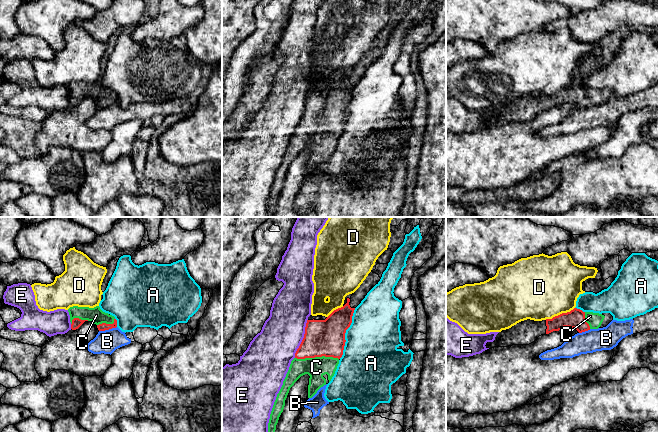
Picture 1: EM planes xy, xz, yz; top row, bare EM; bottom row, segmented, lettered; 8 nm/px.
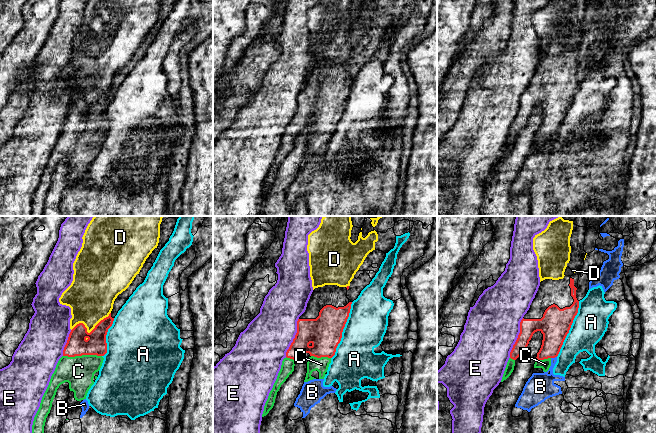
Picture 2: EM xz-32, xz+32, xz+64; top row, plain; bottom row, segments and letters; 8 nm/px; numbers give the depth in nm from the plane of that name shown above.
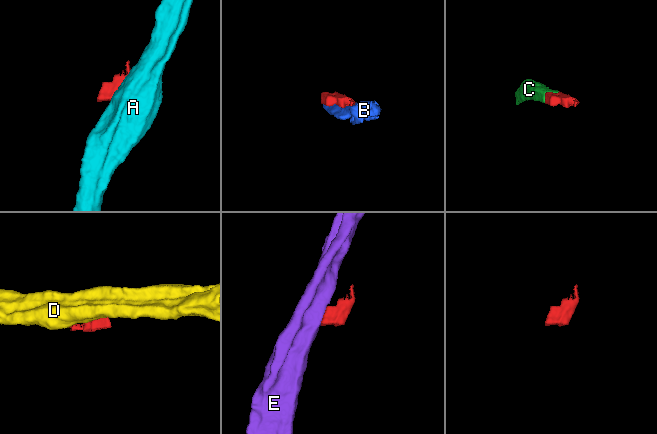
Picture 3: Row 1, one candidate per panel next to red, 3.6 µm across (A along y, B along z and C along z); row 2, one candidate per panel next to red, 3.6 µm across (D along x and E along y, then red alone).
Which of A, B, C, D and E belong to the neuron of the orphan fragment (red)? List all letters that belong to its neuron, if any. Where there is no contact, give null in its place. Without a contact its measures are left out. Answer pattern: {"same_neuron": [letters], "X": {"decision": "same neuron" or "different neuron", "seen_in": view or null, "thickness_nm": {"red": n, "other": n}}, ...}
{"same_neuron": ["C"], "A": {"decision": "different neuron", "seen_in": "xz", "thickness_nm": {"red": 280, "other": 420}}, "B": {"decision": "different neuron", "seen_in": "xy", "thickness_nm": {"red": 60, "other": 180}}, "C": {"decision": "same neuron", "seen_in": "xz", "thickness_nm": {"red": 280, "other": 160}}, "D": {"decision": "different neuron", "seen_in": "yz", "thickness_nm": {"red": 150, "other": 500}}, "E": {"decision": "different neuron", "seen_in": "xz", "thickness_nm": {"red": 280, "other": 340}}}

